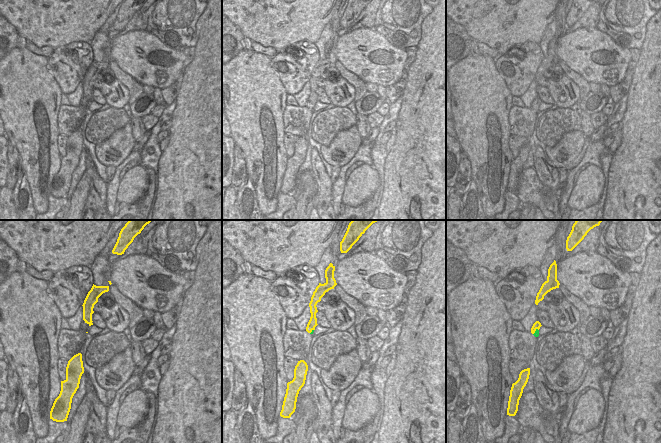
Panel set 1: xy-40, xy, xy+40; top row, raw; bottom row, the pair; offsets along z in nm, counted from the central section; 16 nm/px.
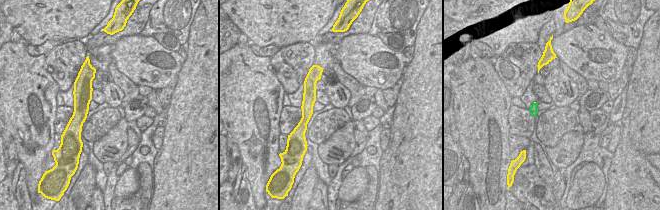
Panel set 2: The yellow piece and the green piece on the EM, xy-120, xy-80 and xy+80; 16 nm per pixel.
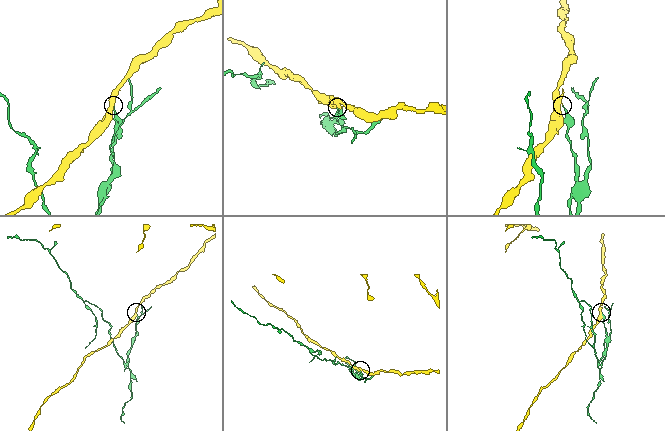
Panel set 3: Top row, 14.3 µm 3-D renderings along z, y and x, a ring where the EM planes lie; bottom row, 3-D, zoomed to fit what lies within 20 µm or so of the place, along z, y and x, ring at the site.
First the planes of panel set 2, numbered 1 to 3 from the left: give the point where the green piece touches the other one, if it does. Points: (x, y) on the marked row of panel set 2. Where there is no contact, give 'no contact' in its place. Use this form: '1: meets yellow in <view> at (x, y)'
1: no contact
2: no contact
3: no contact

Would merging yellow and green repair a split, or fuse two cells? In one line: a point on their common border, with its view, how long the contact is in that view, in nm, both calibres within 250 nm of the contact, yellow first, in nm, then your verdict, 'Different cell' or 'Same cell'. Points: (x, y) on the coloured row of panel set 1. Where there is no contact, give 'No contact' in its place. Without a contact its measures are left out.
Touches yellow at xy+40 (535, 330). Shared border 130 nm. Thickness 120 nm (yellow) against 90 nm. Different cell.

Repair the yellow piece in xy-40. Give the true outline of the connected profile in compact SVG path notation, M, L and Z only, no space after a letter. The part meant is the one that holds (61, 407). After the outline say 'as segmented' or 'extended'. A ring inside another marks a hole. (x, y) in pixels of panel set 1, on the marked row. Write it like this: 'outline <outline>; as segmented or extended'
outline M78 353L68 361L66 379L61 381L61 391L51 408L50 419L56 422L67 421L71 409L72 398L79 388L83 373L82 354Z; as segmented

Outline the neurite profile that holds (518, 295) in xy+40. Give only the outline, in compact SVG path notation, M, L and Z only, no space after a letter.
M533 266L518 268L514 273L518 273L519 277L499 279L495 290L512 320L521 321L535 304L544 279L539 268Z

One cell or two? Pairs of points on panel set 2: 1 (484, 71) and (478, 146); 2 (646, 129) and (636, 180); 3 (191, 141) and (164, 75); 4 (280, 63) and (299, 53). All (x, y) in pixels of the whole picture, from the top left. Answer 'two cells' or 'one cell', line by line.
1: one cell
2: one cell
3: two cells
4: one cell

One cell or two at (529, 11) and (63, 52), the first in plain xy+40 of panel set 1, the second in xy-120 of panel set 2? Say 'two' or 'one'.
two

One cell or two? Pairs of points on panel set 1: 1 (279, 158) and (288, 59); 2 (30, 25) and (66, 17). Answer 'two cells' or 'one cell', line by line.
1: two cells
2: one cell

